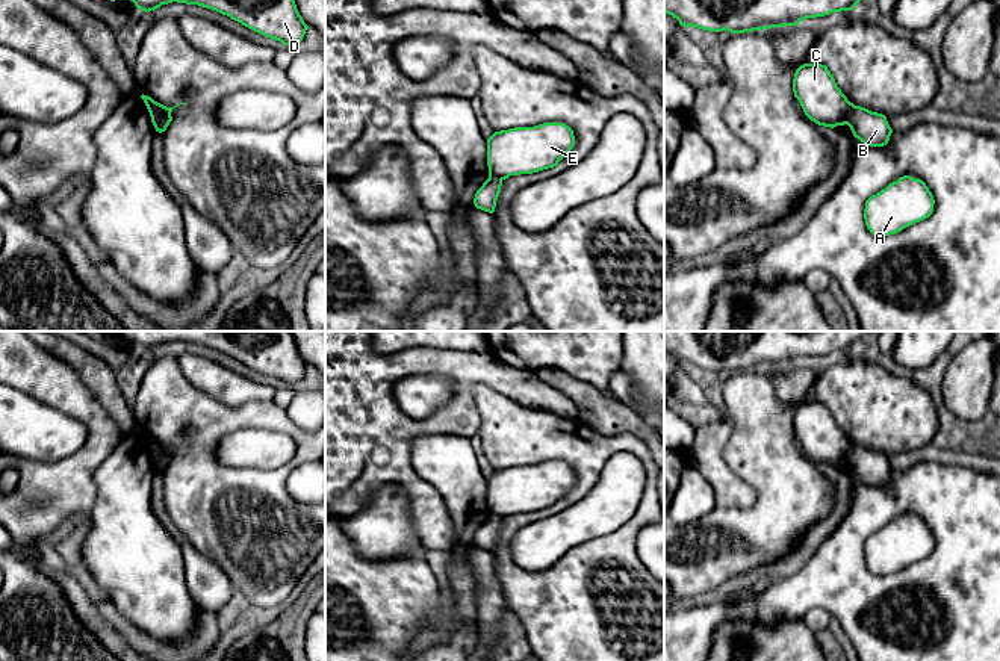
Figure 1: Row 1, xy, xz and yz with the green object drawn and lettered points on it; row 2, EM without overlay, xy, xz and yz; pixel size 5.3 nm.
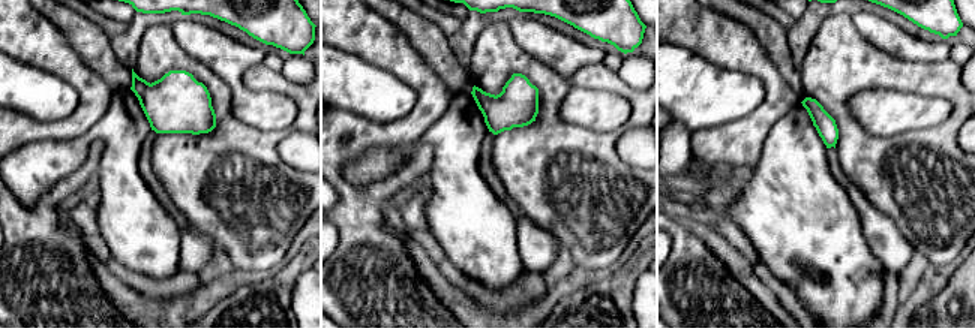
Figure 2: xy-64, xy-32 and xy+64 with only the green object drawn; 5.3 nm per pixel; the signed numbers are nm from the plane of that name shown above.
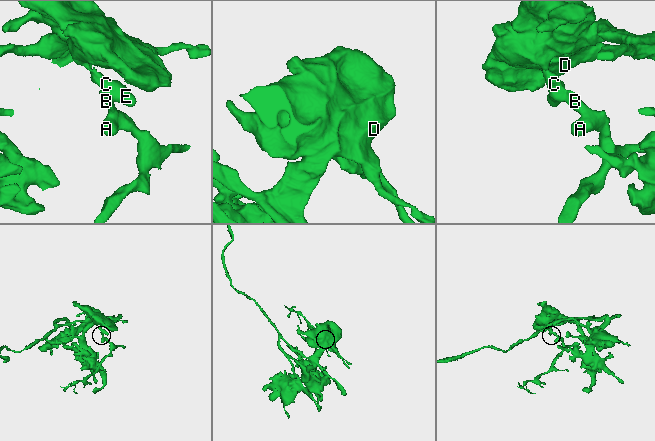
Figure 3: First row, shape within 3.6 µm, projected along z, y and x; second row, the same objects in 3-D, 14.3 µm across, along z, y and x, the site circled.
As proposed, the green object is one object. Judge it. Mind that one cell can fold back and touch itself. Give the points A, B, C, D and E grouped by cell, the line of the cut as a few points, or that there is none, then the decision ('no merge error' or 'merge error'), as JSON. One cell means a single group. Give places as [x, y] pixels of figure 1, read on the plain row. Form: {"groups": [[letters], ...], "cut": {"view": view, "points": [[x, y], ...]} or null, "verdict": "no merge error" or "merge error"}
{"groups": [["A", "B"], ["C", "D", "E"]], "cut": {"view": "yz", "points": [[852, 442], [846, 462]]}, "verdict": "merge error"}

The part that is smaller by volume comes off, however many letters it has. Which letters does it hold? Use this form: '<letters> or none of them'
A, B

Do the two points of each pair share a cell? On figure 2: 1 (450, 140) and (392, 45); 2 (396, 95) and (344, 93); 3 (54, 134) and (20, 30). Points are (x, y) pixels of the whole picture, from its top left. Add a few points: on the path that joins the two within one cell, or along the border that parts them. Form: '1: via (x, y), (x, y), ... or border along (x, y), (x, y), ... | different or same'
1: border along (455, 95), (426, 135), (432, 146), (432, 155) | different
2: via (383, 95), (357, 93) | same
3: via (84, 111), (86, 86), (50, 51) | same

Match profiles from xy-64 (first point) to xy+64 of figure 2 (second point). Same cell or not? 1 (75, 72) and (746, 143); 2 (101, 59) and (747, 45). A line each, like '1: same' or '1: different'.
1: same
2: different

